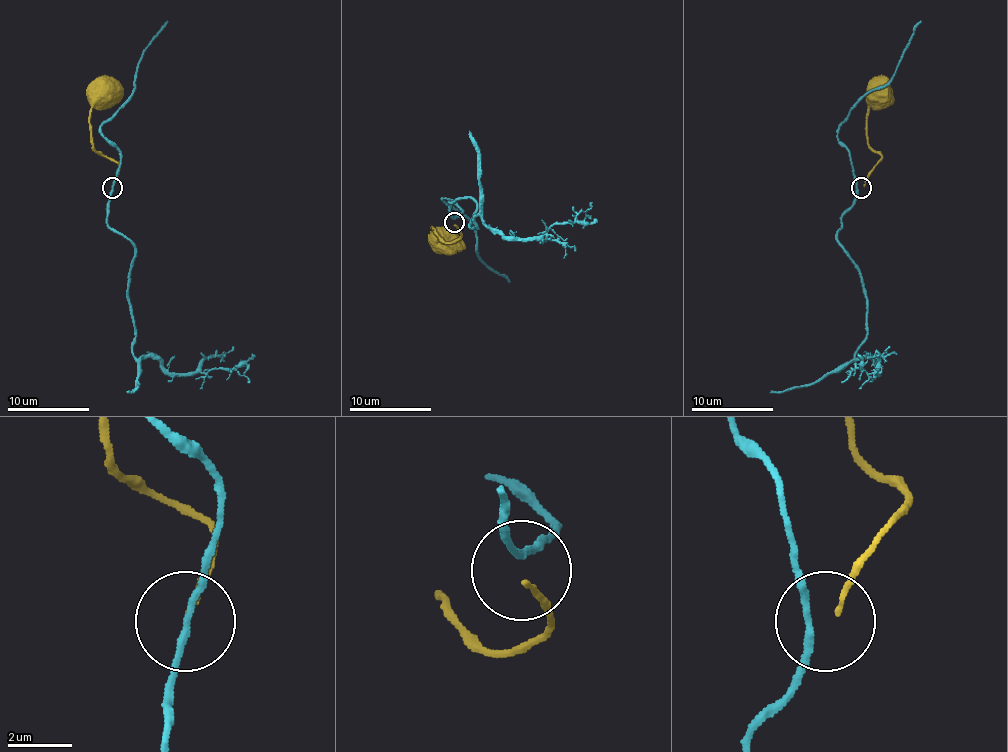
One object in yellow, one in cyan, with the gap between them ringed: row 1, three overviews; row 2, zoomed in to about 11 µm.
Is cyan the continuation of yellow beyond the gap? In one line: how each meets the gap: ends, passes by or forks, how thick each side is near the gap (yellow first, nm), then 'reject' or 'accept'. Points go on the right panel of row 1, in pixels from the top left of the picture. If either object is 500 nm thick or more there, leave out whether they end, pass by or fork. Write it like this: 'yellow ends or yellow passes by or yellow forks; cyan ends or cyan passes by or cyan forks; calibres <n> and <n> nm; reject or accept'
yellow ends; cyan passes by; calibres 140 and 200 nm; reject

